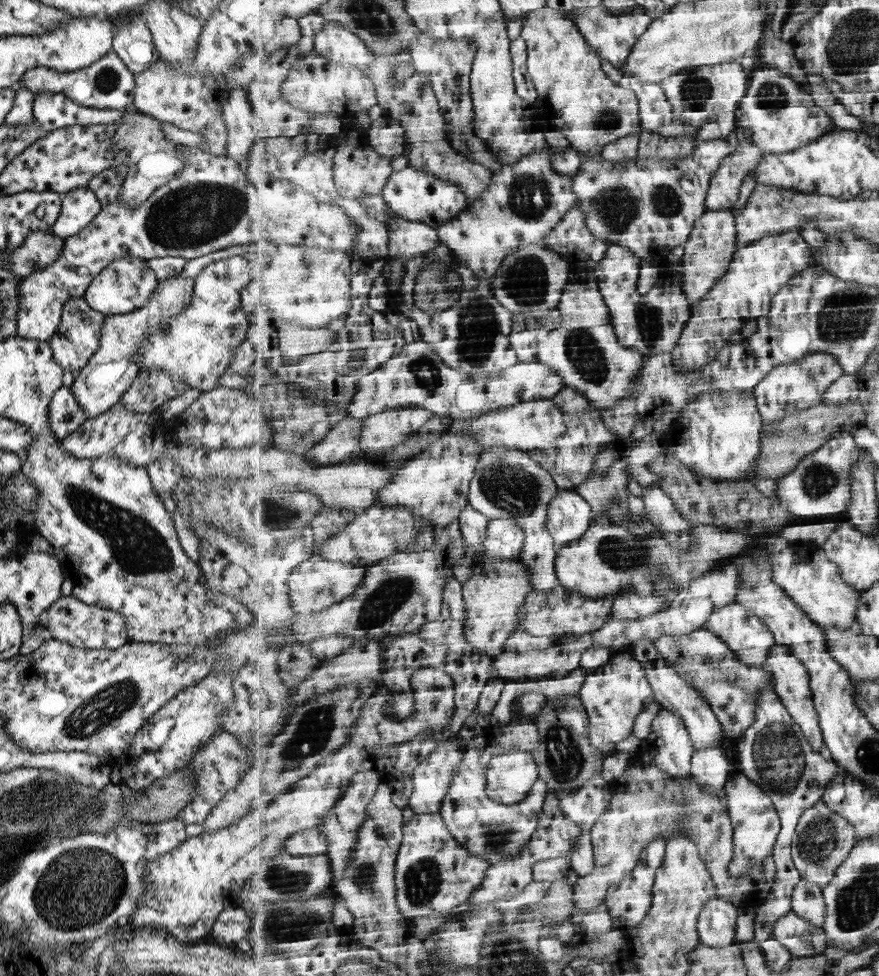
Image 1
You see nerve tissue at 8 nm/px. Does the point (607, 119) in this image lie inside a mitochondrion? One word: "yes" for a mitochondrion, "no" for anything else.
yes

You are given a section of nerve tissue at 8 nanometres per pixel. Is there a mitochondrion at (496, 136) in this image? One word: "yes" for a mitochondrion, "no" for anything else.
yes

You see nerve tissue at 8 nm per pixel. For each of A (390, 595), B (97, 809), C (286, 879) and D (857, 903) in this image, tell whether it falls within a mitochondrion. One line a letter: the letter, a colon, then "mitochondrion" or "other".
A: mitochondrion
B: mitochondrion
C: mitochondrion
D: mitochondrion

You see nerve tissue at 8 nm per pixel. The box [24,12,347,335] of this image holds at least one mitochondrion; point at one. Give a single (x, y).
(196, 214)

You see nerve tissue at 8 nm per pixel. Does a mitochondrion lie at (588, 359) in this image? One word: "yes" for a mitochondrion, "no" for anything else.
yes

